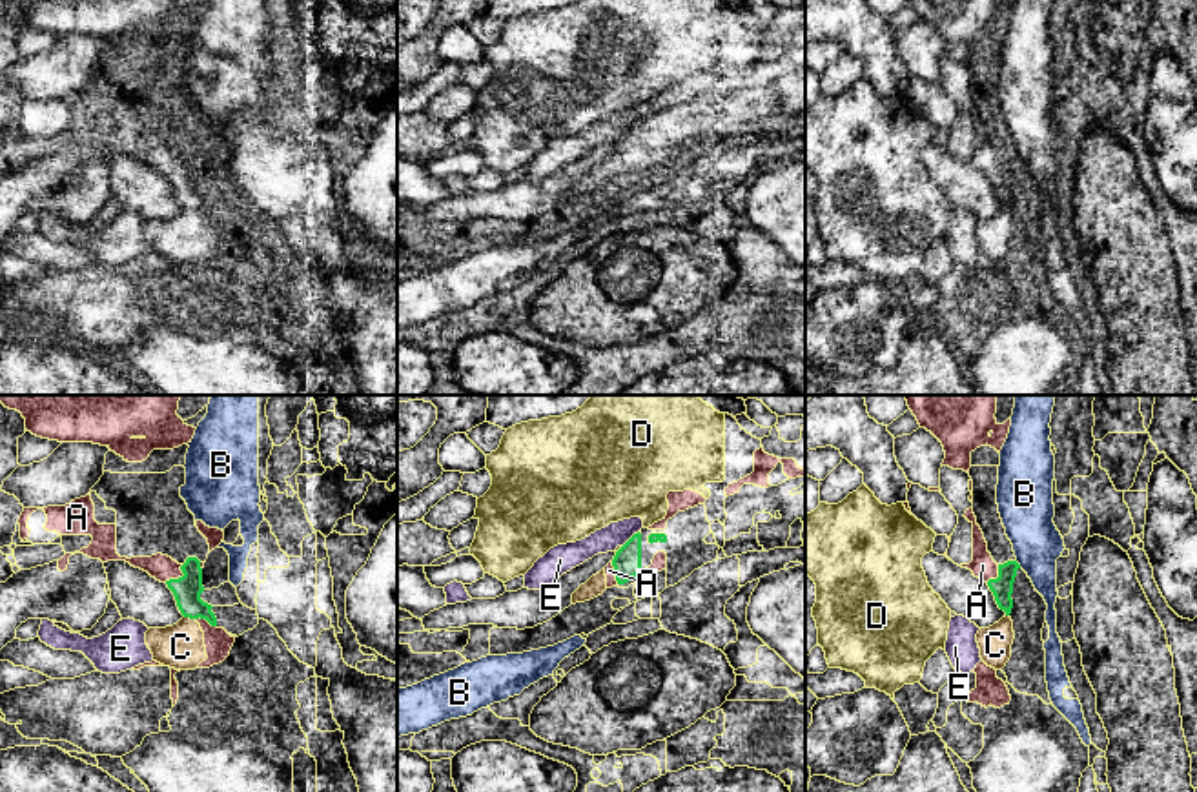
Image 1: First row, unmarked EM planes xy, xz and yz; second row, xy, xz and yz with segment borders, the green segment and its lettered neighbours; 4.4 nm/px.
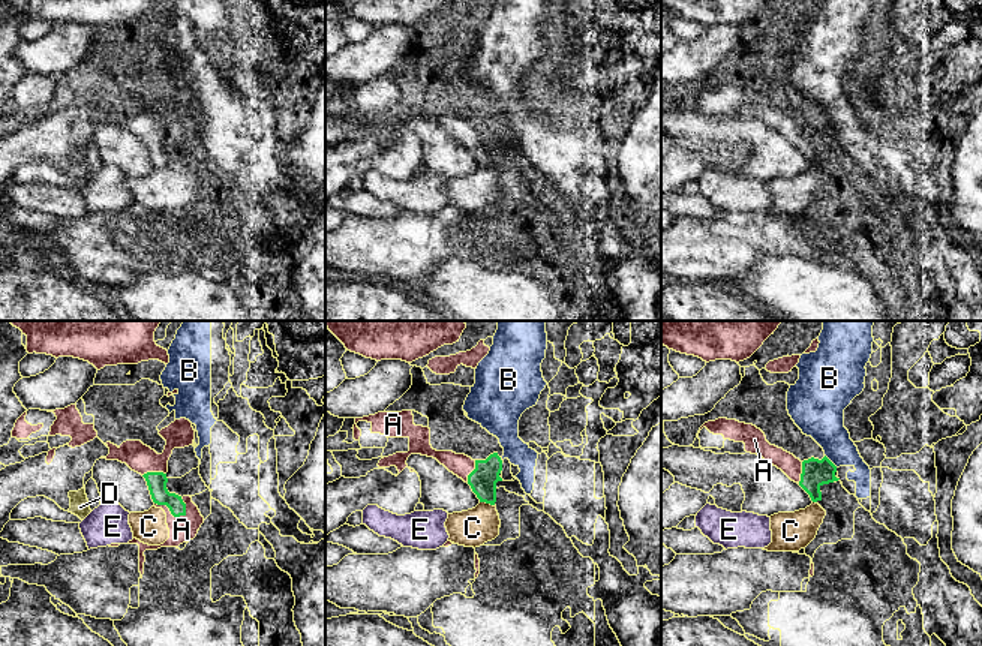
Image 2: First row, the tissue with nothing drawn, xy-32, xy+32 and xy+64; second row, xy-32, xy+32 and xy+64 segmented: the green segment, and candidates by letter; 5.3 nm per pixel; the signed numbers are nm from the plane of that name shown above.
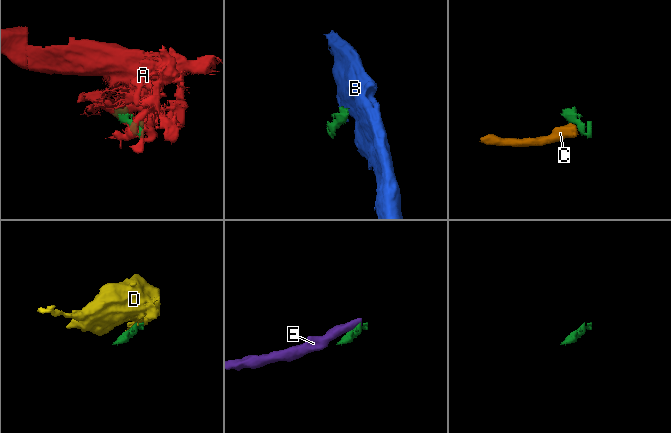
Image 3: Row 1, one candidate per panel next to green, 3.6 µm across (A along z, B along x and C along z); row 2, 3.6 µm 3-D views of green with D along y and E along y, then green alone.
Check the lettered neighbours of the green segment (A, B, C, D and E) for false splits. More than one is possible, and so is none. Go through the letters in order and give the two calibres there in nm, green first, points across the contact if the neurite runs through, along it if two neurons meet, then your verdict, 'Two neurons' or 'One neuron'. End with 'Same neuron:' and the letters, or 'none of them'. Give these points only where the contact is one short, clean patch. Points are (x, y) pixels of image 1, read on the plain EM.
A: Thickness 120 nm (green) against 110 nm. Two neurons
B: Thickness 100 nm (green) against 240 nm. Boundary: yz (1015, 153), (1021, 159). Two neurons
C: Thickness 120 nm (green) against 200 nm. Path across: xy (186, 181), (190, 210), (181, 239). One neuron
D: Thickness 130 nm (green) against 20 nm. Two neurons
E: Thickness 130 nm (green) against 110 nm. Boundary: xz (638, 122), (622, 139). Two neurons
Same neuron: C

